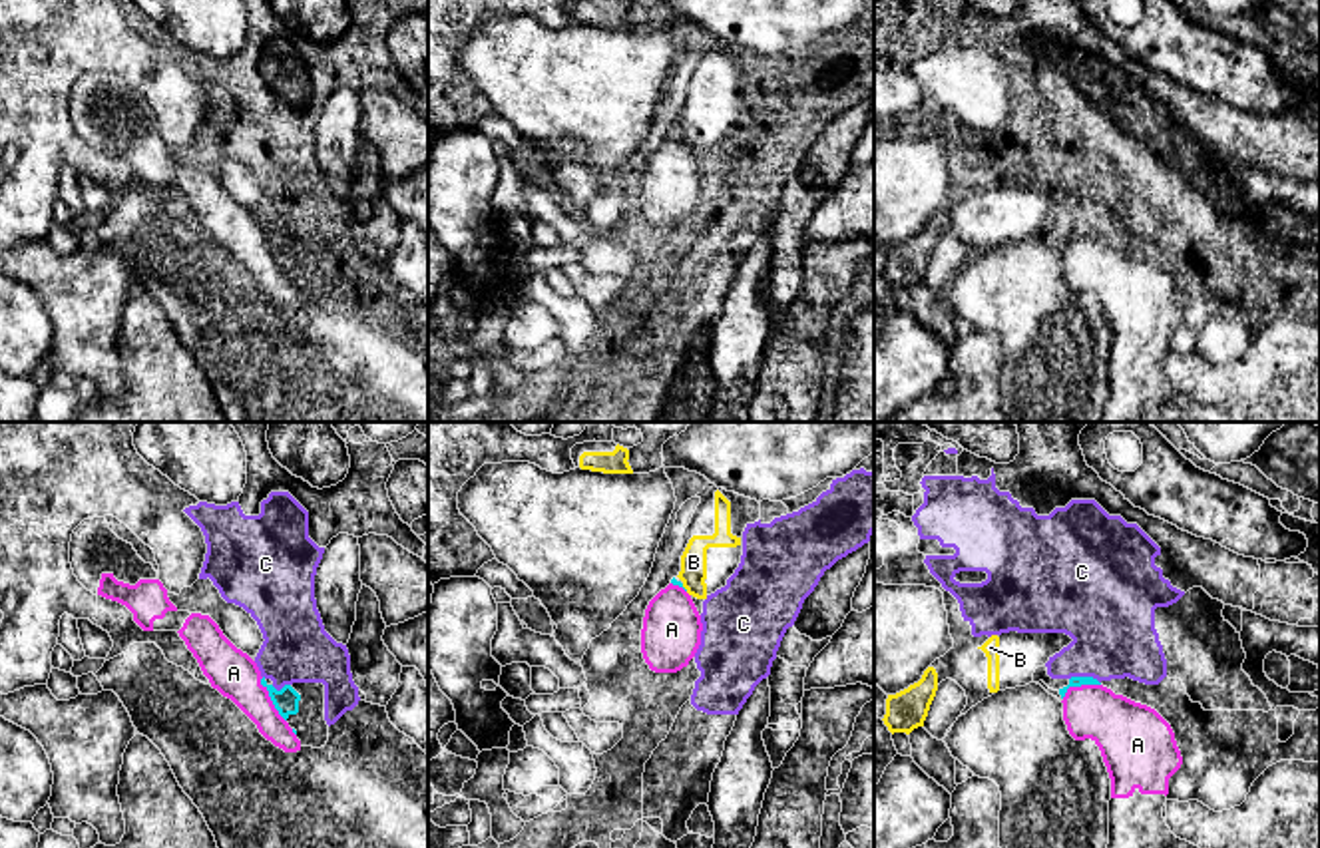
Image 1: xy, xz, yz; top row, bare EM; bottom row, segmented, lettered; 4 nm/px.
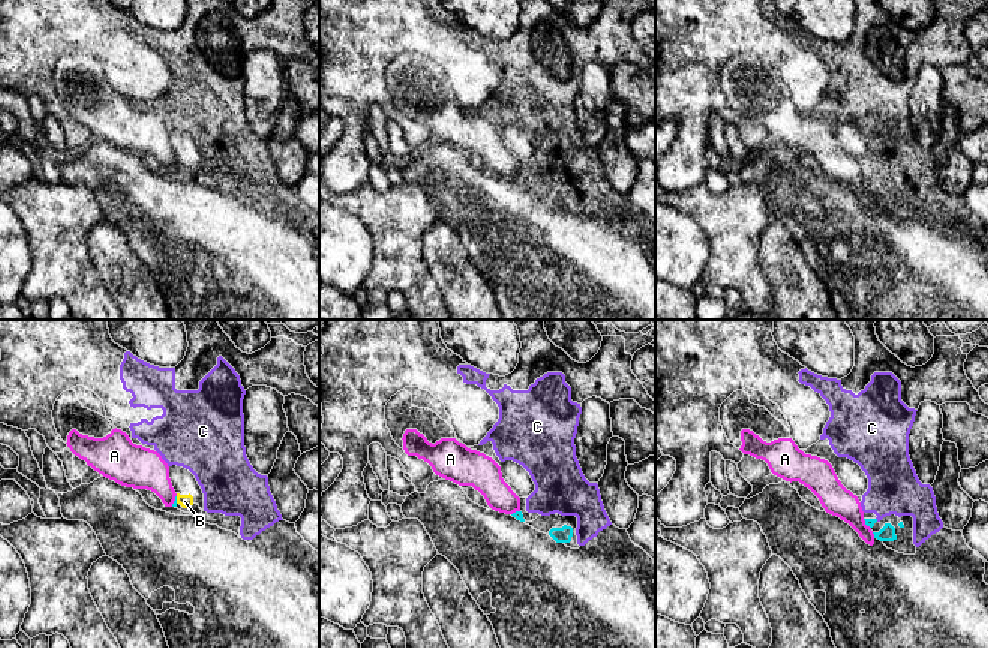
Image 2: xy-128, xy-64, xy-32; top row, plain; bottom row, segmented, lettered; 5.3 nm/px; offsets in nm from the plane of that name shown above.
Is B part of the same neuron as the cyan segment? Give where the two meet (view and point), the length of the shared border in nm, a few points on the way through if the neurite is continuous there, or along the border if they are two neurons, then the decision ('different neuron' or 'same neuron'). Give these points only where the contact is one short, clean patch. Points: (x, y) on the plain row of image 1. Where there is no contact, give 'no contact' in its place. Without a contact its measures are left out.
meets cyan in xz at (683, 142); contact 40 nm long; border along xz (681, 138), (687, 144); different neuron

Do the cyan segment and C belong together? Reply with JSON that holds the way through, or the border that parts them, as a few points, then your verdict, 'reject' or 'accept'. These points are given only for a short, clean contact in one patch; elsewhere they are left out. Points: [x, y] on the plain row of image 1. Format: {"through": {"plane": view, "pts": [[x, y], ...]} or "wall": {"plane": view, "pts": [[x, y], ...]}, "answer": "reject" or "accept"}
{"wall": {"plane": "yz", "pts": [[1070, 231], [1094, 231], [1100, 237]]}, "answer": "reject"}

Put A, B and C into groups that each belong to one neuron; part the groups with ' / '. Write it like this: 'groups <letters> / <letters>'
groups A / B / C

